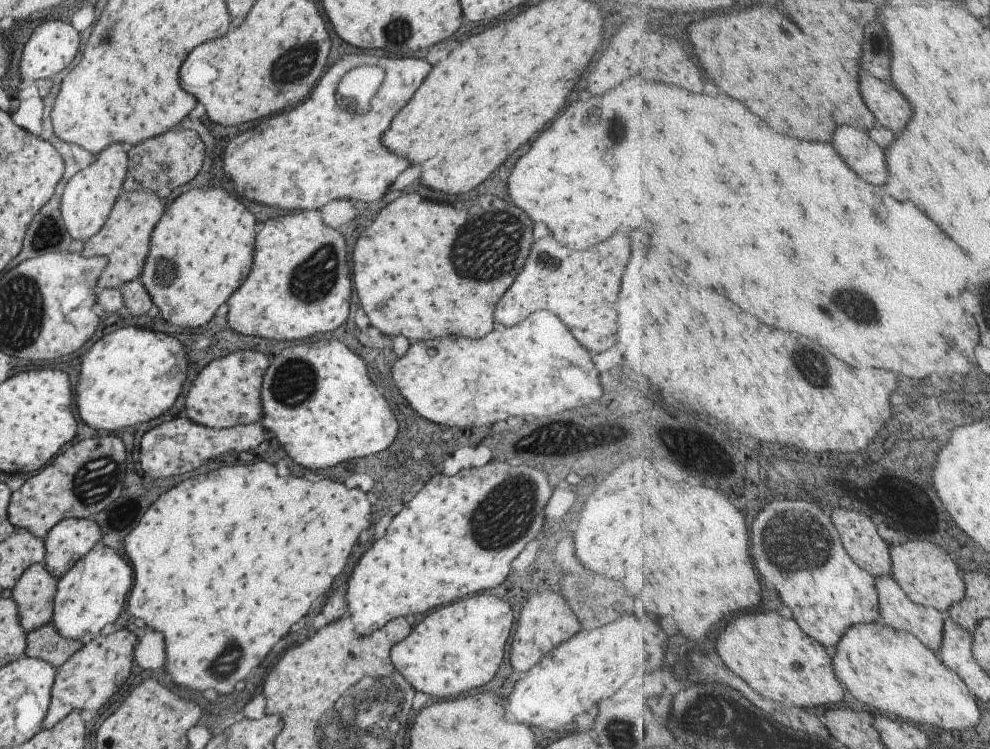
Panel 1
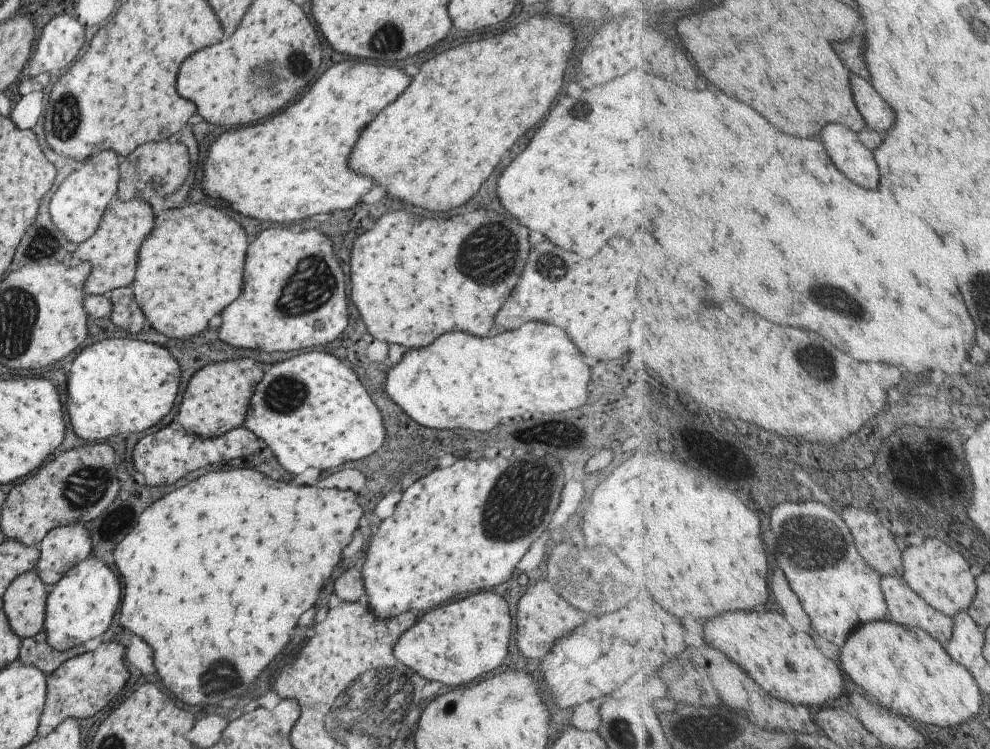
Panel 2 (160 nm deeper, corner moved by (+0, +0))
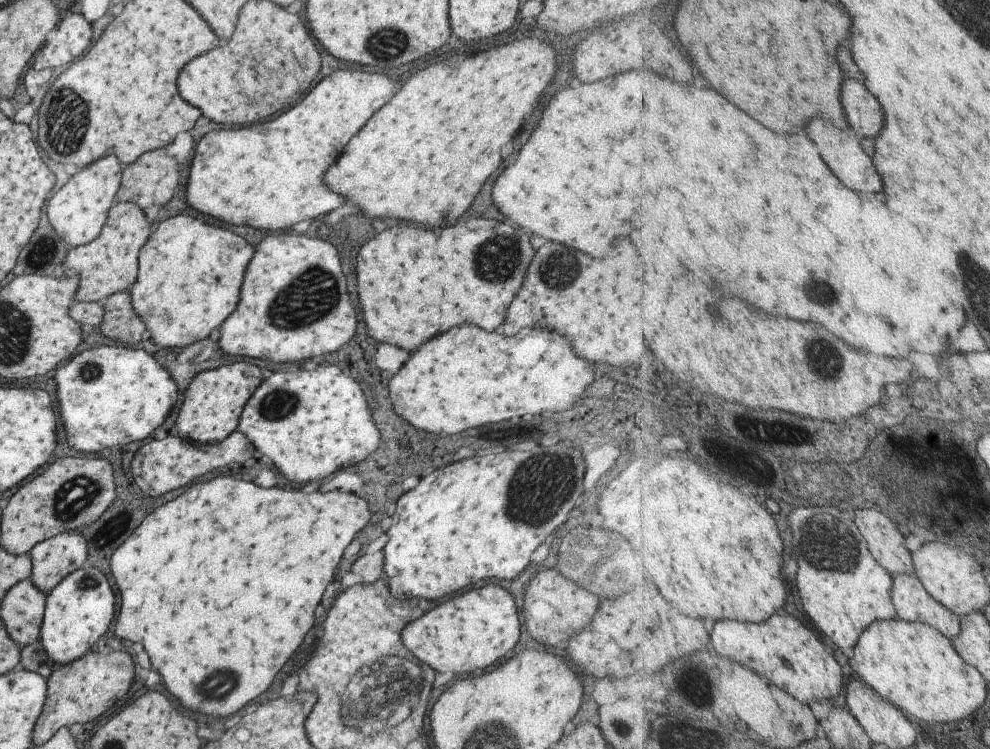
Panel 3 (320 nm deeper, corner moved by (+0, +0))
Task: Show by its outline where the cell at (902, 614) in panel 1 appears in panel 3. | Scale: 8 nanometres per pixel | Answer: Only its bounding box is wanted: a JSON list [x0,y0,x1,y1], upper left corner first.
[893,574,961,640]

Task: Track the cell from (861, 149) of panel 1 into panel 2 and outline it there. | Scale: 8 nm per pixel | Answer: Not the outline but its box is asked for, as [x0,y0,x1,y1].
[821,124,881,188]

